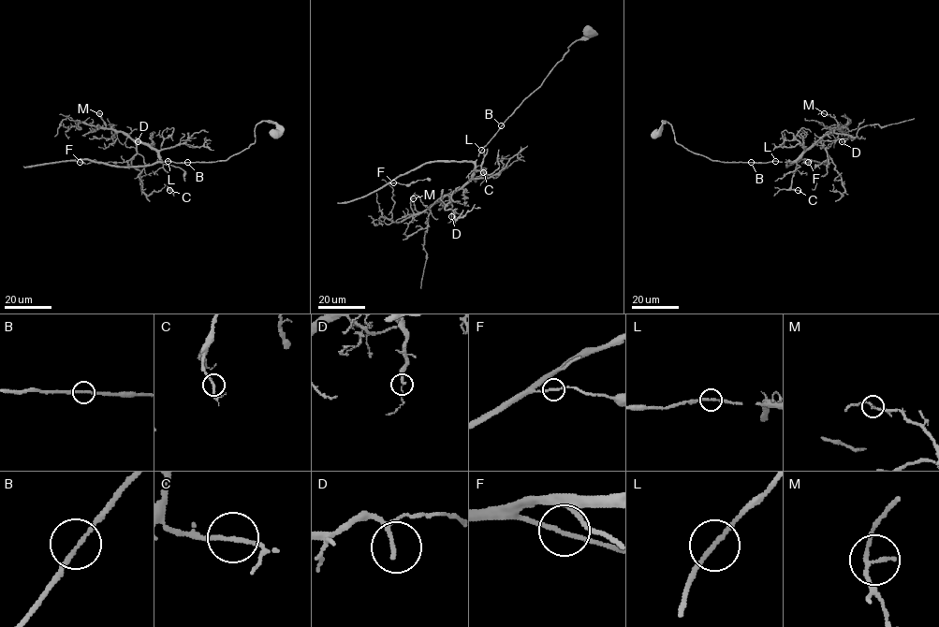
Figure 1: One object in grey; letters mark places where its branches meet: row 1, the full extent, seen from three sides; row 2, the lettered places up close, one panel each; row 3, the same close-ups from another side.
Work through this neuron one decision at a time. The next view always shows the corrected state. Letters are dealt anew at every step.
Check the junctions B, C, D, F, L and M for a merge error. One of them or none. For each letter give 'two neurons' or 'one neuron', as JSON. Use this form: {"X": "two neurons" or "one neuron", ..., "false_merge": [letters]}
{"B": "one neuron", "C": "one neuron", "D": "one neuron", "F": "one neuron", "L": "one neuron", "M": "one neuron", "false_merge": []}

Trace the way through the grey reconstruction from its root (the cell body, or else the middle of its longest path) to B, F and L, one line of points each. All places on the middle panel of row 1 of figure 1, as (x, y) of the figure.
B: (588, 31), (590, 36), (576, 40), (569, 46), (568, 51), (543, 82), (501, 125)
F: (588, 31), (590, 36), (568, 47), (475, 161), (427, 162), (389, 182), (393, 182)
L: (588, 31), (590, 36), (576, 40), (568, 47), (568, 51), (543, 82), (523, 100), (481, 150)

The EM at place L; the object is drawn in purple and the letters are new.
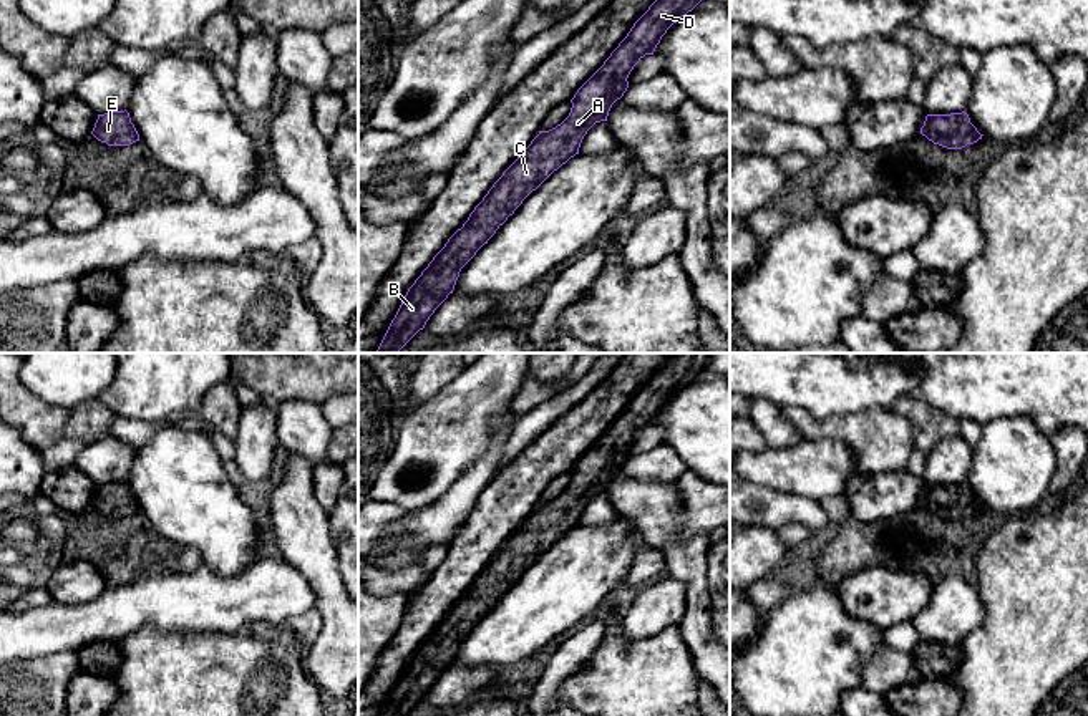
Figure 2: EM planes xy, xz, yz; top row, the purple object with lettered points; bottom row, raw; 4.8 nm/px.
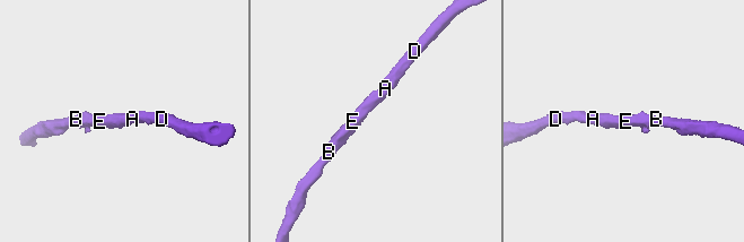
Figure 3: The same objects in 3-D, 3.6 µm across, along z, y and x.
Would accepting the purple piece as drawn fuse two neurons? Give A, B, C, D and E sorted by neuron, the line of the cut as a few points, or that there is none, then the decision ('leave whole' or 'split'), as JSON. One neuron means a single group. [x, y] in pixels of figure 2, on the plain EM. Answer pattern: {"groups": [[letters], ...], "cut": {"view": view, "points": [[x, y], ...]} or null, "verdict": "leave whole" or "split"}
{"groups": [["A", "B", "C", "D", "E"]], "cut": null, "verdict": "leave whole"}

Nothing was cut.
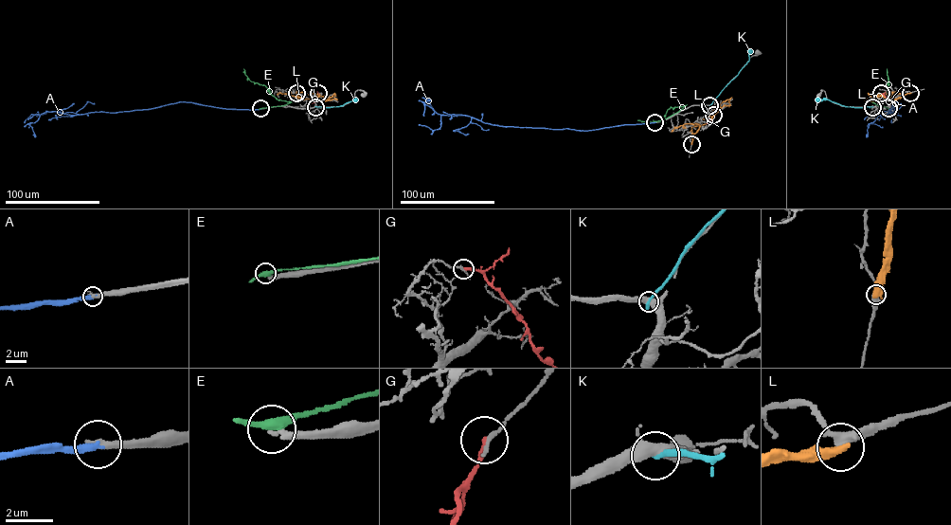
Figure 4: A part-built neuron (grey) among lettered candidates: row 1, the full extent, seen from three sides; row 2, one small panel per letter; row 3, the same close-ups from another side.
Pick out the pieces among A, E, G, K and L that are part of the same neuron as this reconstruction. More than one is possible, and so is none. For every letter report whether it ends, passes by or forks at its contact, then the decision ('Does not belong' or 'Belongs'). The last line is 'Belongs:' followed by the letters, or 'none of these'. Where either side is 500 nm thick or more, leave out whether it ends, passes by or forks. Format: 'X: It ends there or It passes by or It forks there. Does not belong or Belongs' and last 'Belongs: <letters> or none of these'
A: It ends there. Belongs
E: It passes by. Does not belong
G: It ends there. Does not belong
K: It ends there. Does not belong
L: It ends there. Does not belong
Belongs: A

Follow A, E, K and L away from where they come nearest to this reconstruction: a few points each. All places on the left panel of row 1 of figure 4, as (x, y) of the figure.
A: (260, 109), (226, 109), (178, 102), (115, 113), (74, 115), (46, 112), (29, 123), (35, 135), (32, 135)
E: (260, 108), (290, 102), (278, 99), (265, 85), (251, 81), (243, 69)
K: (315, 107), (339, 106), (355, 100)
L: (296, 93), (304, 99), (314, 99), (322, 96), (325, 101), (337, 99)

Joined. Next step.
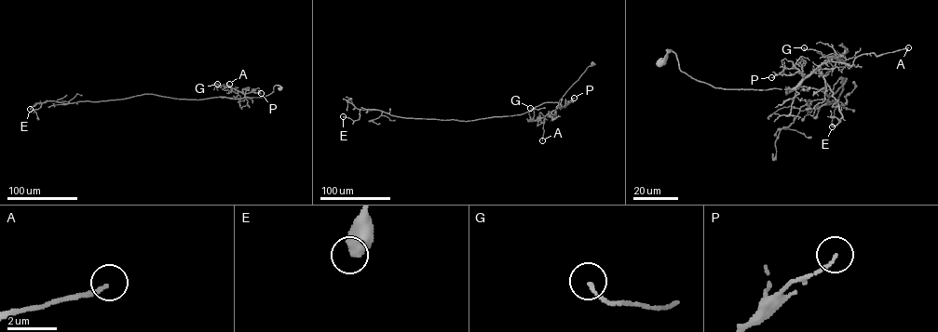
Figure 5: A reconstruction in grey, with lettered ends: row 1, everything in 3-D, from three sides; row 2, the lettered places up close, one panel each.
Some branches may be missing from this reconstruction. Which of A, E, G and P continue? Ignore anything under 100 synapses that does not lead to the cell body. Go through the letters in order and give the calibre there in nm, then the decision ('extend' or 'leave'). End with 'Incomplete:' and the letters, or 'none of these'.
A: calibre 160 nm; leave
E: calibre 650 nm; leave
G: calibre 130 nm; leave
P: calibre 110 nm; leave
Incomplete: none of these

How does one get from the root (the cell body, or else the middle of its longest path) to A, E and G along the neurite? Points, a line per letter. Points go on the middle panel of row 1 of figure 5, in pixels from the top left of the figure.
A: (592, 63), (560, 99), (558, 106), (545, 116), (542, 140)
E: (592, 63), (558, 102), (544, 102), (520, 114), (460, 121), (360, 110), (357, 120), (343, 116)
G: (592, 63), (554, 110), (534, 120), (534, 111), (530, 108)

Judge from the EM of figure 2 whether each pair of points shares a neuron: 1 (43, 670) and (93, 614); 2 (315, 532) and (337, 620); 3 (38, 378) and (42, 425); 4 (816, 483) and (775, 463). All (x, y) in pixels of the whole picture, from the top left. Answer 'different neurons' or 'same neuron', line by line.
1: different neurons
2: same neuron
3: different neurons
4: same neuron

